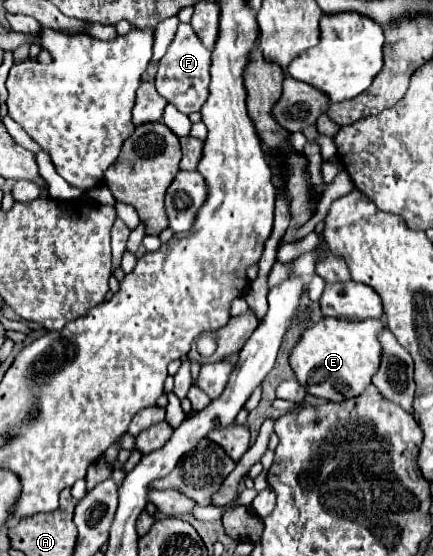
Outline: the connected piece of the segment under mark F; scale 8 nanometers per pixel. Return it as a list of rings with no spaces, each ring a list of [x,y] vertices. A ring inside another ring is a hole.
[[[181,23],[171,47],[167,49],[167,55],[159,61],[155,87],[159,95],[165,97],[169,103],[173,103],[181,113],[189,115],[193,111],[199,111],[209,95],[209,65],[211,65],[211,51],[203,47],[191,23]]]

